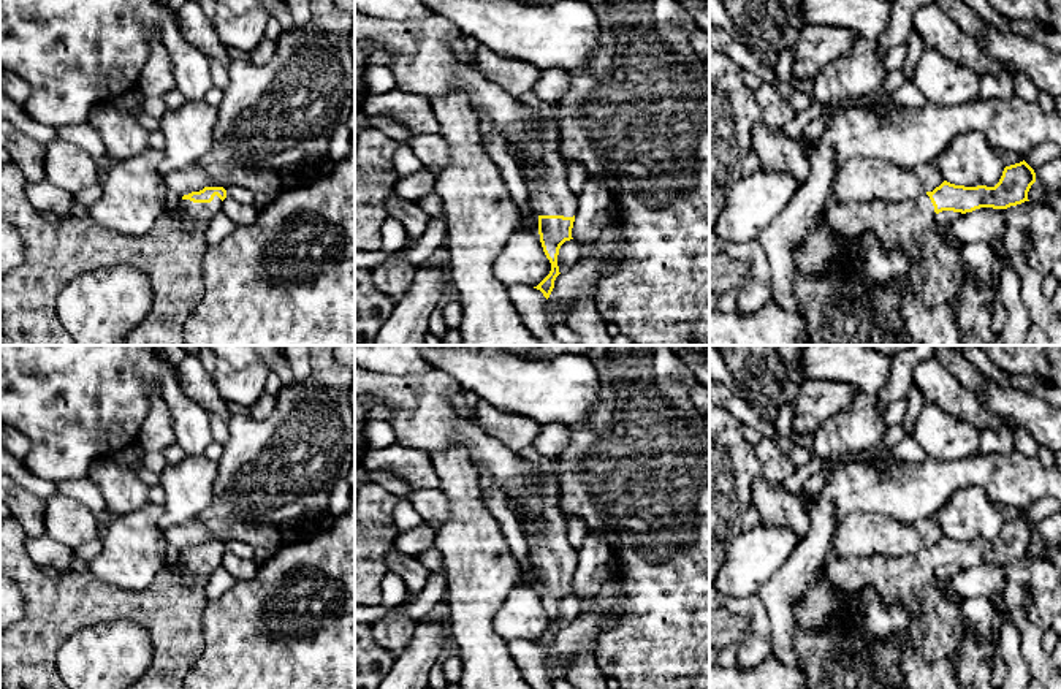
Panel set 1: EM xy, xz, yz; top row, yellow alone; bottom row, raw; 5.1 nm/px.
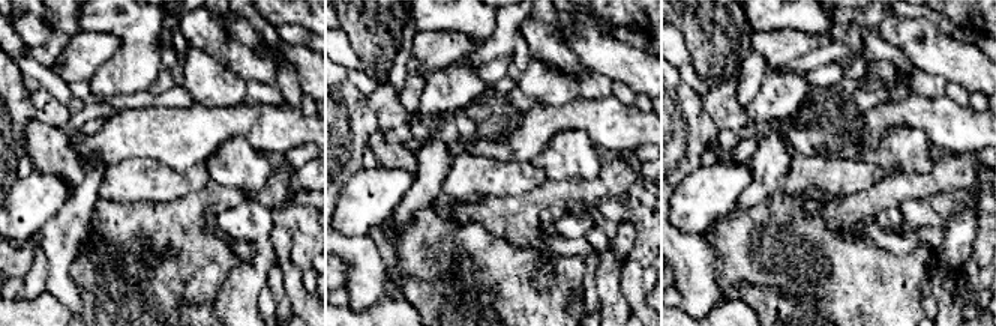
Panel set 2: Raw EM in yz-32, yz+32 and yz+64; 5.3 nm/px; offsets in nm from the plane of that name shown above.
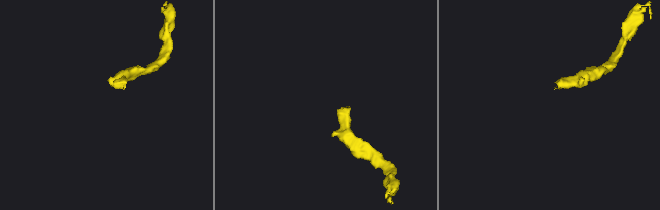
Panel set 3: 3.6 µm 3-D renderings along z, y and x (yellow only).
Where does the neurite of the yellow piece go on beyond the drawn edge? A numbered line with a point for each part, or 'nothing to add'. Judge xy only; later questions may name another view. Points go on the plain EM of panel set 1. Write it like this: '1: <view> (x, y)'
1: xy (170, 609)

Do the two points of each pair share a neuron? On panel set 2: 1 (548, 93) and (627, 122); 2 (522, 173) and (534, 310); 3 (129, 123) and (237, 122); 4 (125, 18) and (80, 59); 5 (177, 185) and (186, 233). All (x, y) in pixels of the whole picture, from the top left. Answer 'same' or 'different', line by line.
1: different
2: different
3: same
4: different
5: different

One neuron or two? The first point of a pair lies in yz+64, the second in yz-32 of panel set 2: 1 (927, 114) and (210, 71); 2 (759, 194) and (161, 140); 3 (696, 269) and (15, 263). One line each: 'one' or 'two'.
1: two
2: two
3: two

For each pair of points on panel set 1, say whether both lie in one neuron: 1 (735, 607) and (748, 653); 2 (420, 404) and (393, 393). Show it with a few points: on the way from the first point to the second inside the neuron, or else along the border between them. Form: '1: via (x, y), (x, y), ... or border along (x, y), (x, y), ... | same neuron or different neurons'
1: via (749, 610), (756, 616), (756, 639) | same neuron
2: via (414, 398), (399, 393) | same neuron

